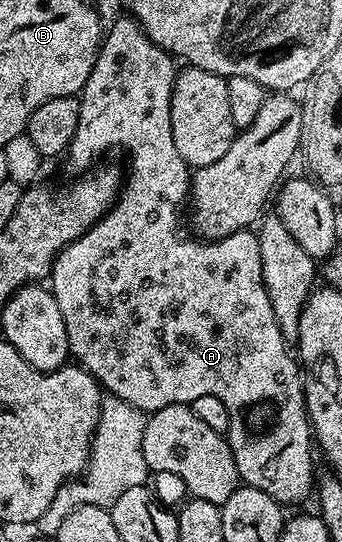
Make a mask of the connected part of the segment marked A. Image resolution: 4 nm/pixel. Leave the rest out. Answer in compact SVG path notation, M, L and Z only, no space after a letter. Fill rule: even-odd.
M122 17L117 19L112 26L110 23L100 45L97 60L93 64L93 72L89 72L89 80L83 85L79 98L79 127L65 155L65 161L67 161L68 168L72 170L72 175L78 176L90 171L102 159L99 157L106 150L111 150L116 146L117 149L127 153L132 170L132 174L126 175L125 185L120 189L111 211L100 222L93 224L90 230L84 232L76 242L70 242L55 257L55 263L49 275L49 289L57 300L57 308L61 308L61 320L65 320L65 332L71 349L70 357L83 369L88 370L110 397L119 398L132 405L133 408L144 412L154 412L166 406L190 404L193 400L197 400L197 396L217 396L217 400L221 400L221 404L225 404L227 409L225 437L231 446L240 479L246 485L265 492L265 496L269 496L274 502L280 504L303 502L310 494L312 497L313 487L317 482L315 462L311 459L313 431L311 420L307 416L305 381L303 382L302 376L299 375L300 363L296 355L292 351L292 355L287 351L290 350L289 344L283 339L281 328L277 328L277 316L273 316L273 304L269 304L269 292L265 292L265 284L261 276L259 235L246 229L238 230L236 234L230 234L218 240L187 238L186 232L183 231L183 222L185 226L184 210L191 193L192 171L187 161L181 156L181 152L177 152L177 144L173 144L173 128L171 127L171 97L177 73L177 62L172 55L147 38L146 32L134 18Z

